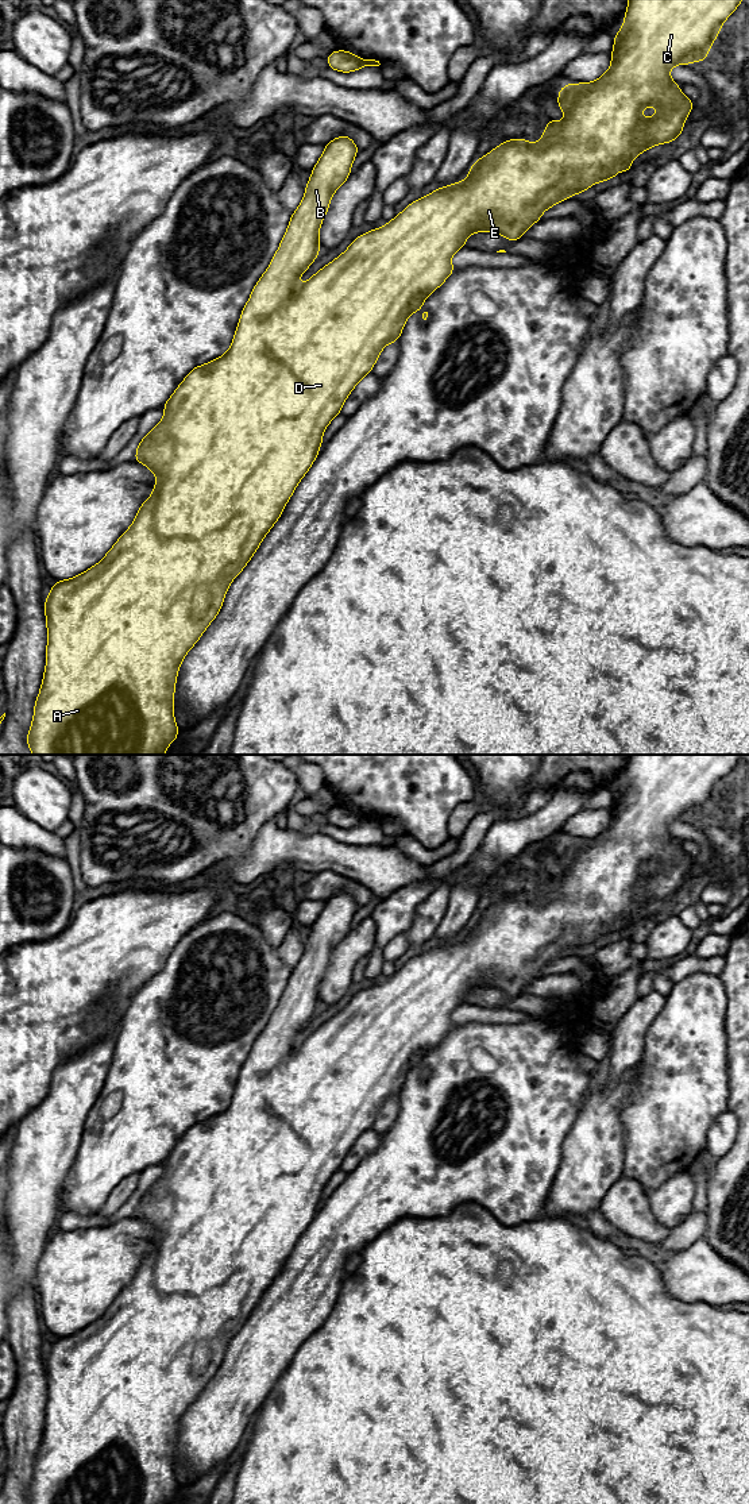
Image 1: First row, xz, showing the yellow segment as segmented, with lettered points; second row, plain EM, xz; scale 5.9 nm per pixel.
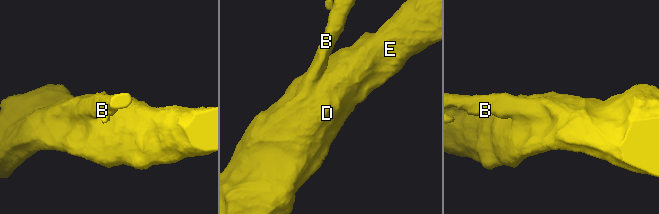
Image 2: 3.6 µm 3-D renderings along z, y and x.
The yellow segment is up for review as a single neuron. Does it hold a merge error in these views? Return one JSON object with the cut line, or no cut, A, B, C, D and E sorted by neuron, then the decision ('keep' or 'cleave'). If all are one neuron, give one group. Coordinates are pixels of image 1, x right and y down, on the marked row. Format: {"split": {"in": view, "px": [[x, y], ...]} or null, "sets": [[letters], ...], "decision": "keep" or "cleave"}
{"split": null, "sets": [["A", "B", "C", "D", "E"]], "decision": "keep"}

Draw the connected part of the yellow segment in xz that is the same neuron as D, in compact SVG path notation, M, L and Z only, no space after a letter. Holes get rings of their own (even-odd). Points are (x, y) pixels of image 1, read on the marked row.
M629 0L623 24L613 36L614 49L610 53L611 65L607 72L592 82L565 84L559 90L557 107L565 115L564 122L549 119L549 123L544 127L544 135L537 143L529 143L524 138L503 140L502 144L474 162L464 181L437 188L428 196L410 203L393 220L387 221L385 227L374 228L355 238L343 254L325 265L304 285L298 285L297 278L313 263L321 251L318 243L321 223L328 212L333 193L350 178L352 162L359 153L359 147L348 135L337 136L325 144L323 155L312 169L304 198L292 213L287 230L273 261L255 284L240 313L229 350L223 356L197 366L186 374L185 379L162 406L165 410L163 419L138 444L134 460L147 466L157 477L152 494L142 504L131 527L117 539L101 562L85 572L72 579L55 582L50 587L50 594L45 599L47 626L46 667L34 706L32 722L26 738L32 755L163 755L166 752L179 733L174 720L173 699L175 679L184 657L220 613L231 582L243 571L265 536L282 516L285 505L318 455L325 428L341 413L341 406L354 387L363 377L371 374L383 347L398 342L408 317L420 311L425 298L456 270L451 263L452 255L466 247L466 239L474 232L495 232L511 242L524 238L526 230L540 221L541 215L548 208L574 197L575 193L584 196L587 188L633 170L630 163L641 153L657 144L676 140L683 132L684 122L695 103L683 95L677 82L669 78L669 70L675 65L706 62L707 53L722 30L722 23L731 16L741 3L742 0ZM649 105L656 105L657 113L650 119L642 119L641 109Z

